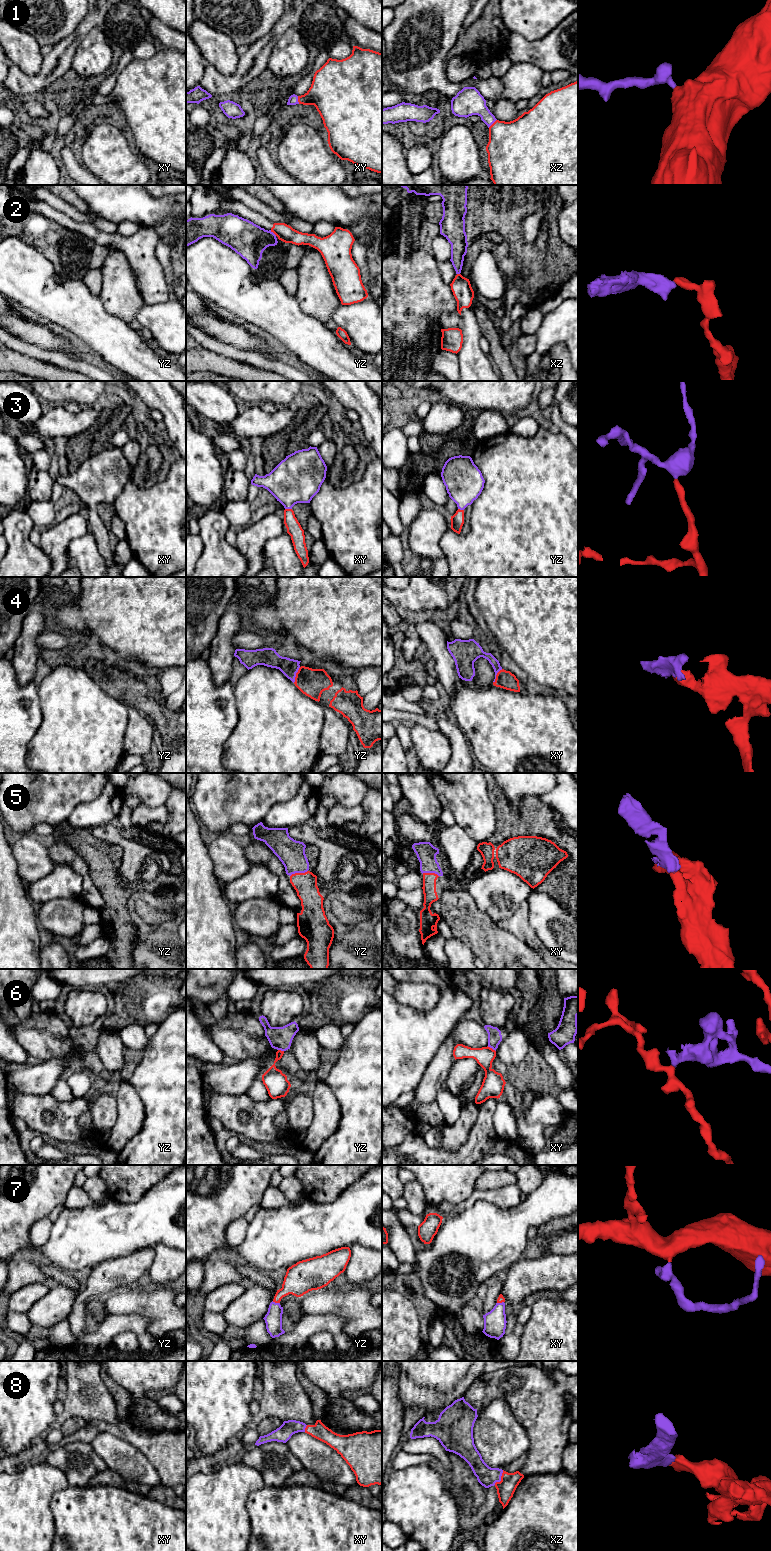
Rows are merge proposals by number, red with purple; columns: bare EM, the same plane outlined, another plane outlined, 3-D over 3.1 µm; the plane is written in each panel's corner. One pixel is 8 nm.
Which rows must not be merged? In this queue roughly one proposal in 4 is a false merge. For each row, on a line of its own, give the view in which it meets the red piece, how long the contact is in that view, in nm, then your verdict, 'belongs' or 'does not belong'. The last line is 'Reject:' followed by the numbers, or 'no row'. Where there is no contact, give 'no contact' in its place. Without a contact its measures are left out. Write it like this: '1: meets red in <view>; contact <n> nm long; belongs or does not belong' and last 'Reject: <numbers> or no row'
1: meets red in xz; contact 100 nm long; belongs
2: meets red in yz; contact 70 nm long; does not belong
3: meets red in xy; contact 60 nm long; belongs
4: meets red in yz; contact 140 nm long; belongs
5: meets red in yz; contact 150 nm long; belongs
6: meets red in xy; contact 80 nm long; does not belong
7: meets red in yz; contact 70 nm long; belongs
8: meets red in xz; contact 140 nm long; belongs
Reject: 2, 6

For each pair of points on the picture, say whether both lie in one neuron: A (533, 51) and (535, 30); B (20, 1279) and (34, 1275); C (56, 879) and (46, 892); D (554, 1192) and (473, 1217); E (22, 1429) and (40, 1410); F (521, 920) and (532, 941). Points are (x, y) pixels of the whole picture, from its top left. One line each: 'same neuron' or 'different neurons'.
A: different neurons
B: same neuron
C: same neuron
D: same neuron
E: same neuron
F: same neuron

